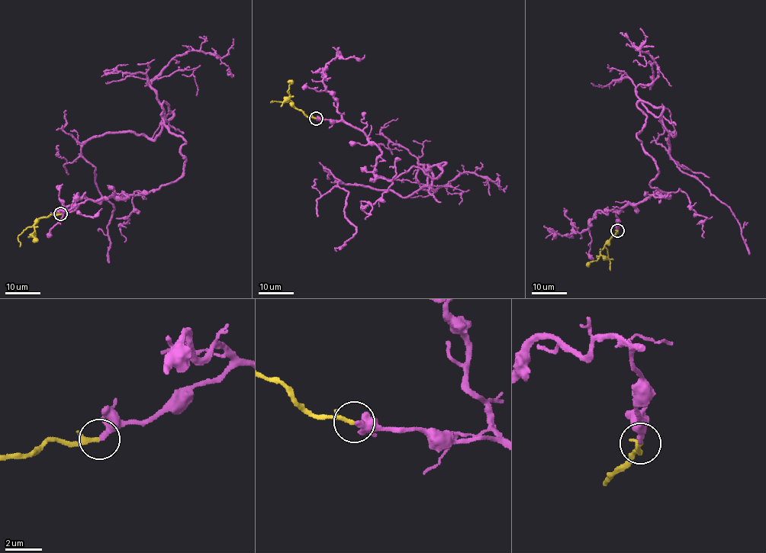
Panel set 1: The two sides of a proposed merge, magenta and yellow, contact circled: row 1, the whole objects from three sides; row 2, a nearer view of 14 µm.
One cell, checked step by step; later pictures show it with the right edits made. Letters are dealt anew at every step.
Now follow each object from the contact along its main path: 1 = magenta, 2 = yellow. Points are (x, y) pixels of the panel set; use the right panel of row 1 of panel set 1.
1: (617, 231), (621, 208), (667, 193), (638, 139), (643, 101), (670, 112), (674, 161), (730, 208), (749, 254)
2: (617, 231), (605, 245), (609, 261), (609, 270)

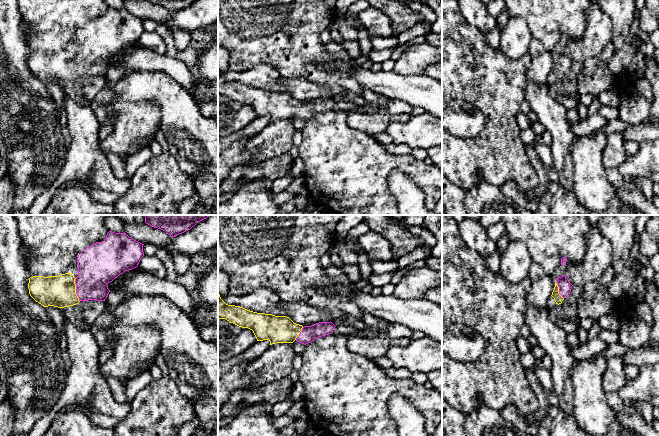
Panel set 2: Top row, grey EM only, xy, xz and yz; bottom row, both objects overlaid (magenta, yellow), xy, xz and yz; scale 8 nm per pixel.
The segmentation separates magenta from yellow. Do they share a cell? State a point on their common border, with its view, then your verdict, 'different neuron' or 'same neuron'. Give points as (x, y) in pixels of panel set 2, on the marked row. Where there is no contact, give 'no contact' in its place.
meets magenta in xy at (76, 290); same neuron

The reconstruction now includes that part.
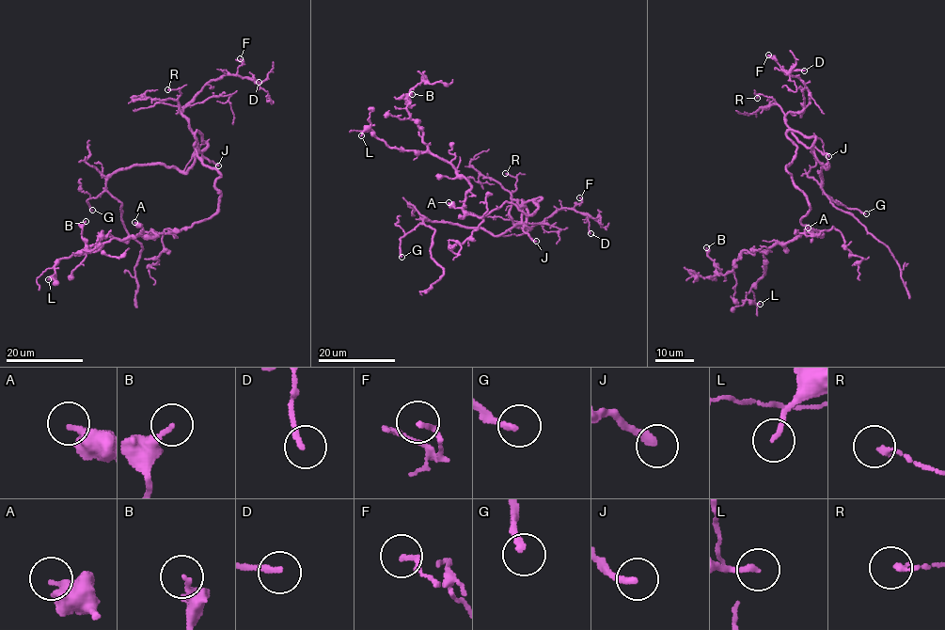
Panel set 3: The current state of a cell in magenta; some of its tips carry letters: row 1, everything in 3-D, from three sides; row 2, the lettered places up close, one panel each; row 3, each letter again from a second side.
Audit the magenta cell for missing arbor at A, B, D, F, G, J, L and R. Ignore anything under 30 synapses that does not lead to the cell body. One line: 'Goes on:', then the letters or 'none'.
Goes on: A, J

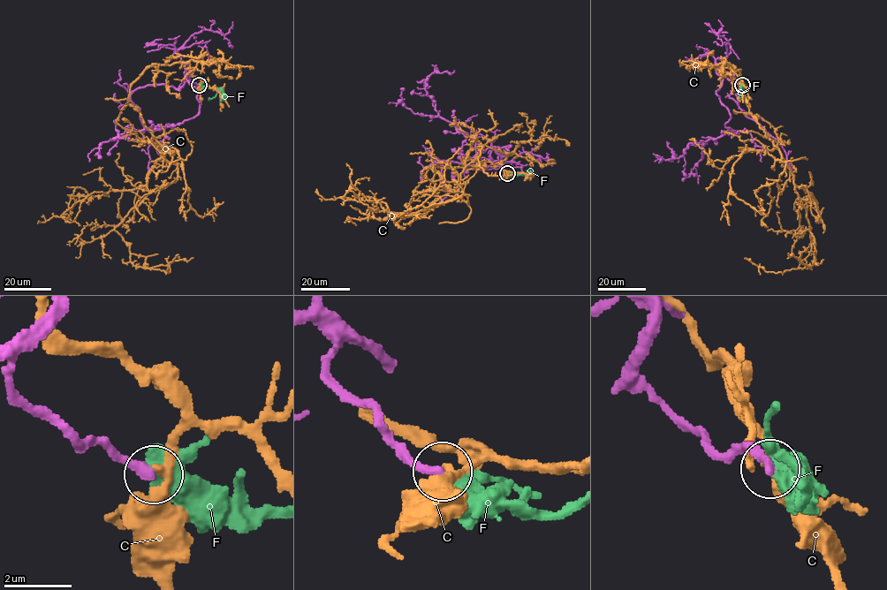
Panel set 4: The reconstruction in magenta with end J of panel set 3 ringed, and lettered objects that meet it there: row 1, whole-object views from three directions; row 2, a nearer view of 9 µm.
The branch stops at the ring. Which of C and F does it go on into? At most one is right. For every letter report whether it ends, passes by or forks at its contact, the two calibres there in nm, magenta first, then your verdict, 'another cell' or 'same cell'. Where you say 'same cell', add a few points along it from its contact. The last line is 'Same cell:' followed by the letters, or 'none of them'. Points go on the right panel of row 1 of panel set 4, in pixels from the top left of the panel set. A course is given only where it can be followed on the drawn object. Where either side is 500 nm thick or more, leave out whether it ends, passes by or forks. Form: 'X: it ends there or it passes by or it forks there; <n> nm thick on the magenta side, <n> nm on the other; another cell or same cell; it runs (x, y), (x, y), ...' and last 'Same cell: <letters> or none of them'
C: it passes by; 280 nm thick on the magenta side, 240 nm on the other; another cell
F: it passes by; 280 nm thick on the magenta side, 440 nm on the other; another cell
Same cell: none of them

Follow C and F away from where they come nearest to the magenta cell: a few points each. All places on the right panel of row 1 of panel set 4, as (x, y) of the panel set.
C: (742, 85), (729, 65), (740, 70), (748, 111), (792, 177), (814, 246), (812, 266), (783, 272), (745, 258)
F: (742, 84), (746, 98)

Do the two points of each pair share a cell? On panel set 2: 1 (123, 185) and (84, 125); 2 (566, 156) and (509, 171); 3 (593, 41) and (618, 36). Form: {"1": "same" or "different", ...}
{"1": "same", "2": "different", "3": "different"}

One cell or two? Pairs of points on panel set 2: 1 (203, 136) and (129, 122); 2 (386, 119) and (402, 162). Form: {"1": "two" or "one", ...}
{"1": "two", "2": "two"}

